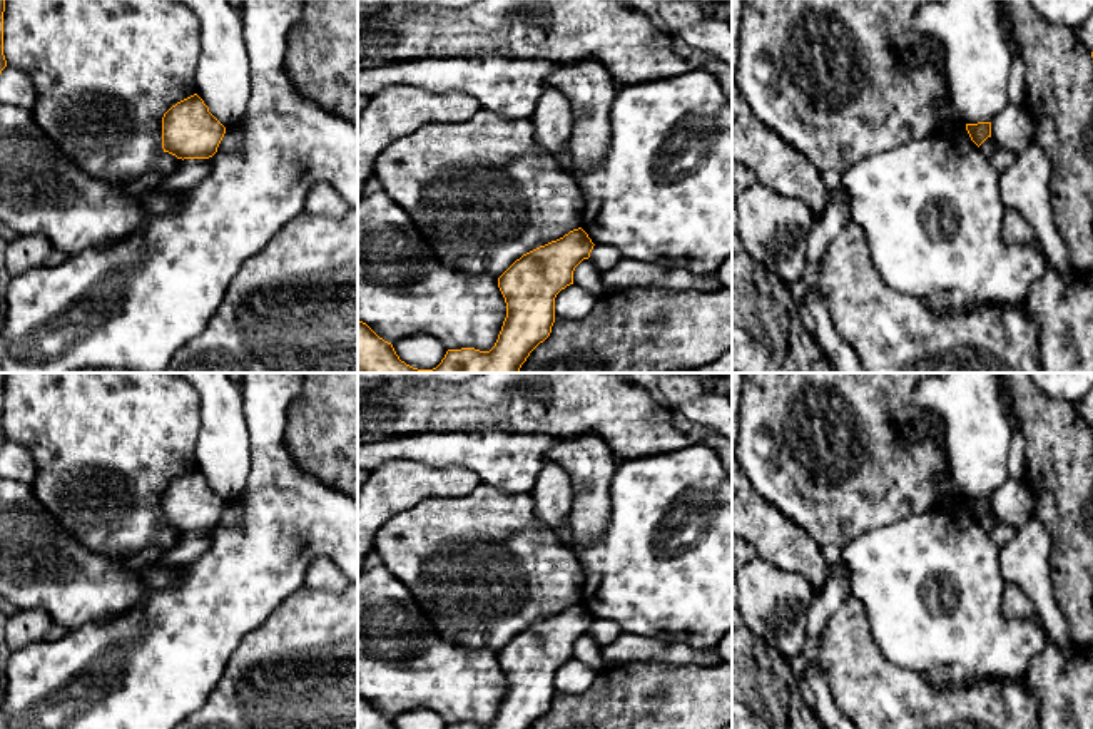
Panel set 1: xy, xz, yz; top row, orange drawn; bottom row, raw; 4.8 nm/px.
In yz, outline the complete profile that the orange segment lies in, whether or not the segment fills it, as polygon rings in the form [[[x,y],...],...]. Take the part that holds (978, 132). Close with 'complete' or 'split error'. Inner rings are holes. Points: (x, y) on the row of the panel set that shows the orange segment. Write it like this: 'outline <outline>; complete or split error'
outline [[[991,122],[966,124],[966,130],[971,140],[979,147],[988,137],[991,137]]]; complete

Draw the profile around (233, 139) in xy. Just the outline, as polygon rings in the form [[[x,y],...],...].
[[[227,127],[217,147],[217,152],[237,152],[242,149],[242,130],[239,127]]]

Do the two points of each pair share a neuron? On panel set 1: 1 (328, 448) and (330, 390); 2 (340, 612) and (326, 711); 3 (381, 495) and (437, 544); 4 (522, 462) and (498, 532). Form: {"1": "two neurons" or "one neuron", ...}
{"1": "one neuron", "2": "one neuron", "3": "two neurons", "4": "two neurons"}

